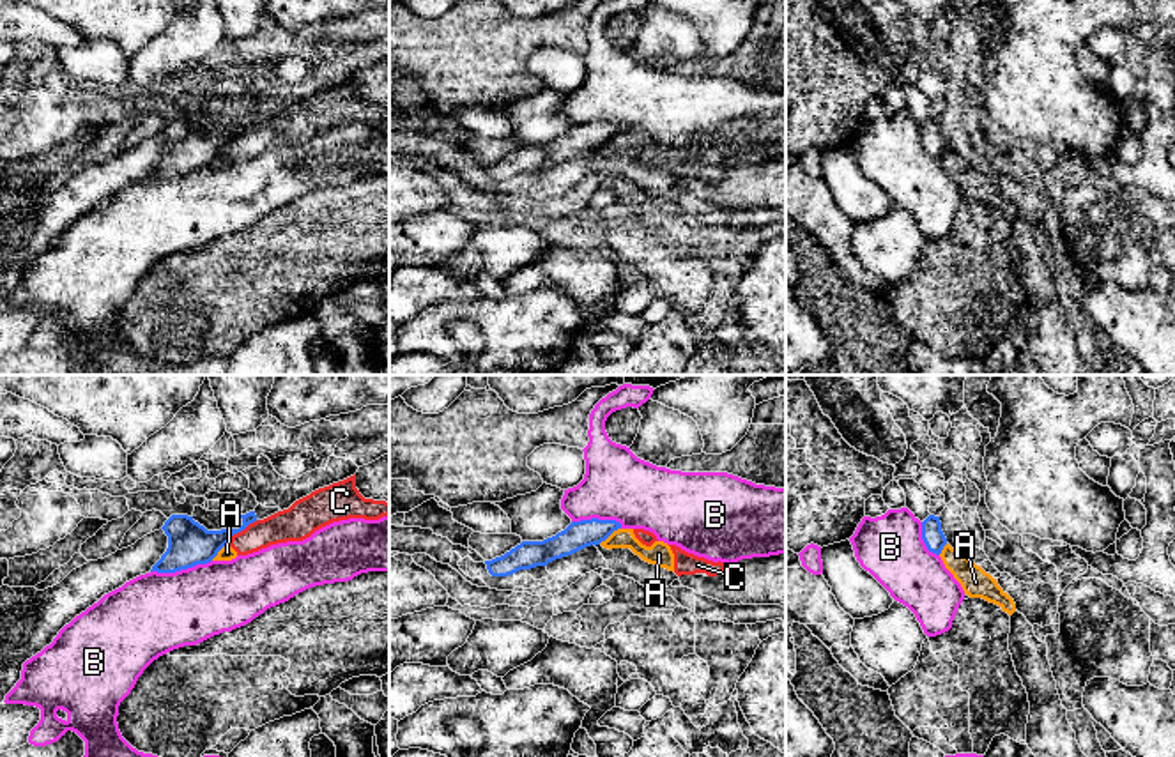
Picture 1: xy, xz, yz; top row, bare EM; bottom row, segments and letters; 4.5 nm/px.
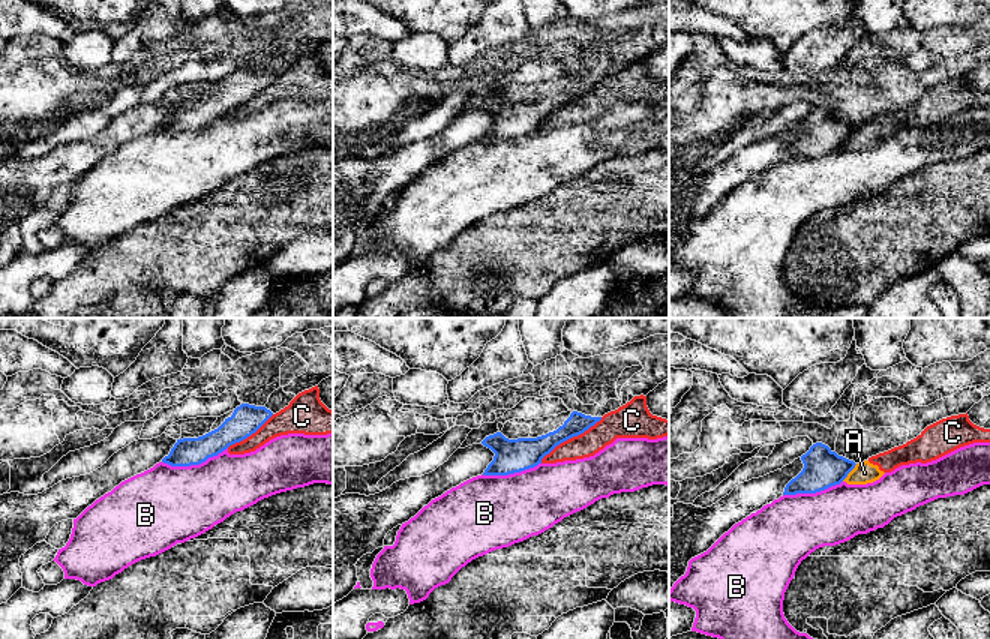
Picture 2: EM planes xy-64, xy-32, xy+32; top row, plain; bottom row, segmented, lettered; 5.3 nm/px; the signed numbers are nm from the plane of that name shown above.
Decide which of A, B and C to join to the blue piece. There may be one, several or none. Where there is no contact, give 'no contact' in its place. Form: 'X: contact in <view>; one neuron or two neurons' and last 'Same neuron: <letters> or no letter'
A: contact in xz; two neurons
B: contact in xy; two neurons
C: contact in xy; two neurons
Same neuron: no letter

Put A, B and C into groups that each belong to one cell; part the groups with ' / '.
A C / B

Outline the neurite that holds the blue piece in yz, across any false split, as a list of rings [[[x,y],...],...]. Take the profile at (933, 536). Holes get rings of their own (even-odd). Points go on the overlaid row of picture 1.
[[[929,515],[922,522],[922,539],[929,552],[940,555],[943,547],[947,545],[947,538],[941,531],[940,516]]]

